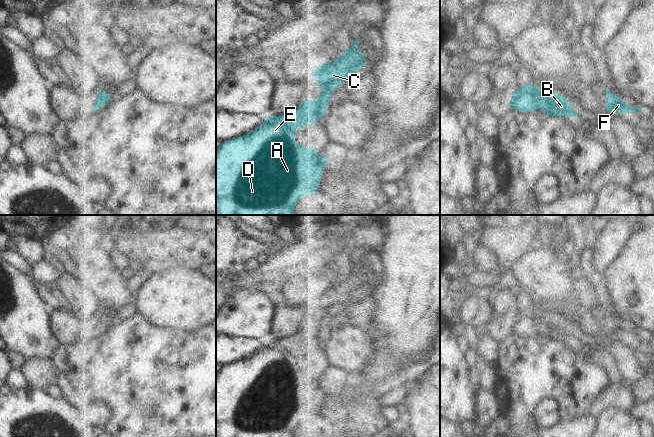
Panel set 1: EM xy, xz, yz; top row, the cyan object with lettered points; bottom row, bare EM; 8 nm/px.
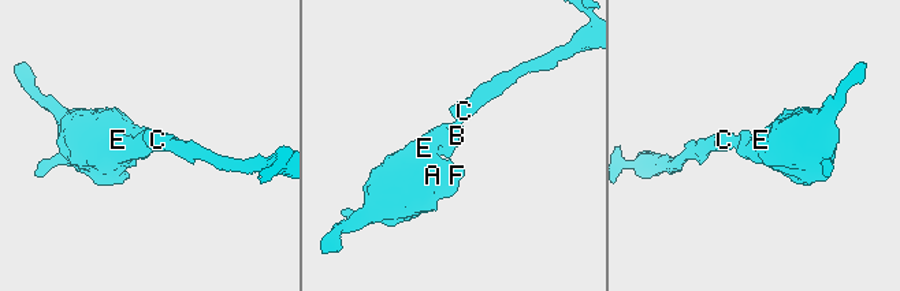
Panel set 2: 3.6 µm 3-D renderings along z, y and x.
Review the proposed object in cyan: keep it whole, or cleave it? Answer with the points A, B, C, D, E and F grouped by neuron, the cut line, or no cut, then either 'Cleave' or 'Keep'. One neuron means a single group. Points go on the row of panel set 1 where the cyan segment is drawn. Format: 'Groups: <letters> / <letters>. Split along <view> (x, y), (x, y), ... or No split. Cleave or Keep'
Groups: A B C D E F. No split. Keep.

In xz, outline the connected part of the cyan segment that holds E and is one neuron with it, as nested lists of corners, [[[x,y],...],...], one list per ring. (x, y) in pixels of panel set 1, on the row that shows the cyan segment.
[[[359,39],[351,48],[329,63],[322,63],[311,71],[317,79],[322,93],[314,100],[303,101],[296,110],[279,116],[267,116],[264,123],[255,130],[235,139],[222,142],[216,149],[216,215],[294,215],[295,204],[307,193],[312,196],[321,182],[321,175],[329,157],[320,157],[314,148],[307,149],[295,140],[298,127],[323,119],[331,94],[347,80],[351,79],[366,64],[358,50]]]

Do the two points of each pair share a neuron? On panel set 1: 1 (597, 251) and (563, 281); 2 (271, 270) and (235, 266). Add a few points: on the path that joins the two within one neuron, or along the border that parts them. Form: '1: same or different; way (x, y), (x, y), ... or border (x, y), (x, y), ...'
1: different; border (583, 244), (587, 253)
2: different; border (245, 270), (235, 277), (226, 277)

